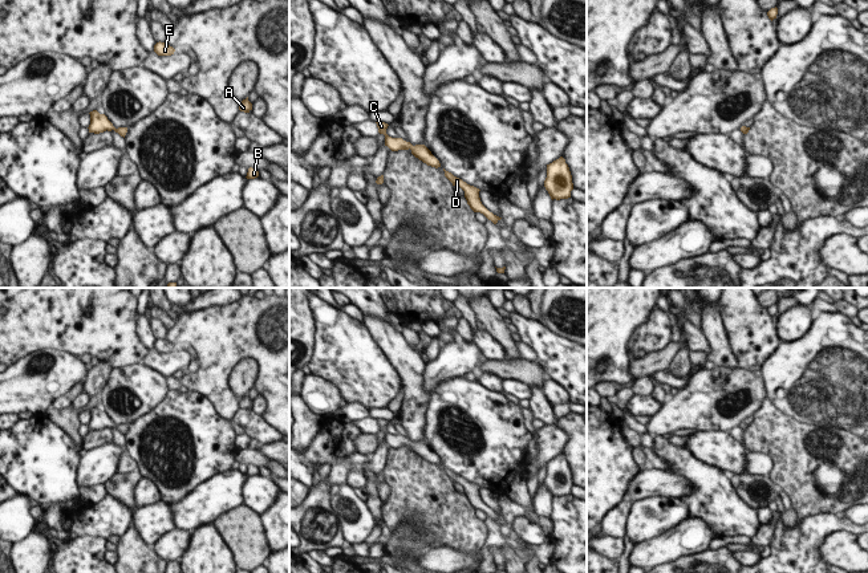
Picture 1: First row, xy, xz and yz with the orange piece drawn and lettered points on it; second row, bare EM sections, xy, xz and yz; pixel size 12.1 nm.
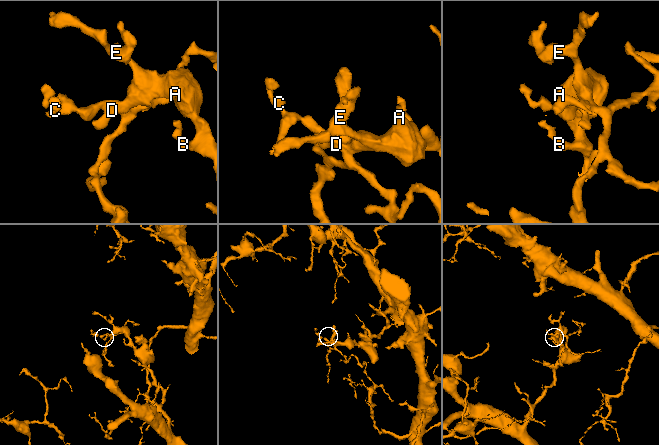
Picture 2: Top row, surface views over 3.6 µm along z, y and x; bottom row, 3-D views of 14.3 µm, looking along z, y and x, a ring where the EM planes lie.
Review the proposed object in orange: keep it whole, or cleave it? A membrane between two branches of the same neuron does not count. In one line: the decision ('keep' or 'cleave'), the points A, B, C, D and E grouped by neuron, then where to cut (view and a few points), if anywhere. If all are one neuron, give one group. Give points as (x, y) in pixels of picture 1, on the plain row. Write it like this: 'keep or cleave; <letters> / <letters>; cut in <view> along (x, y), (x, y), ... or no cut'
keep; A B C D E; no cut

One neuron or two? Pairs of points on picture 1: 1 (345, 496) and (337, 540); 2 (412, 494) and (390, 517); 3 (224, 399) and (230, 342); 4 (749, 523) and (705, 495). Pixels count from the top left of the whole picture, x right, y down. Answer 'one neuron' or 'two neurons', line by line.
1: two neurons
2: one neuron
3: one neuron
4: one neuron

